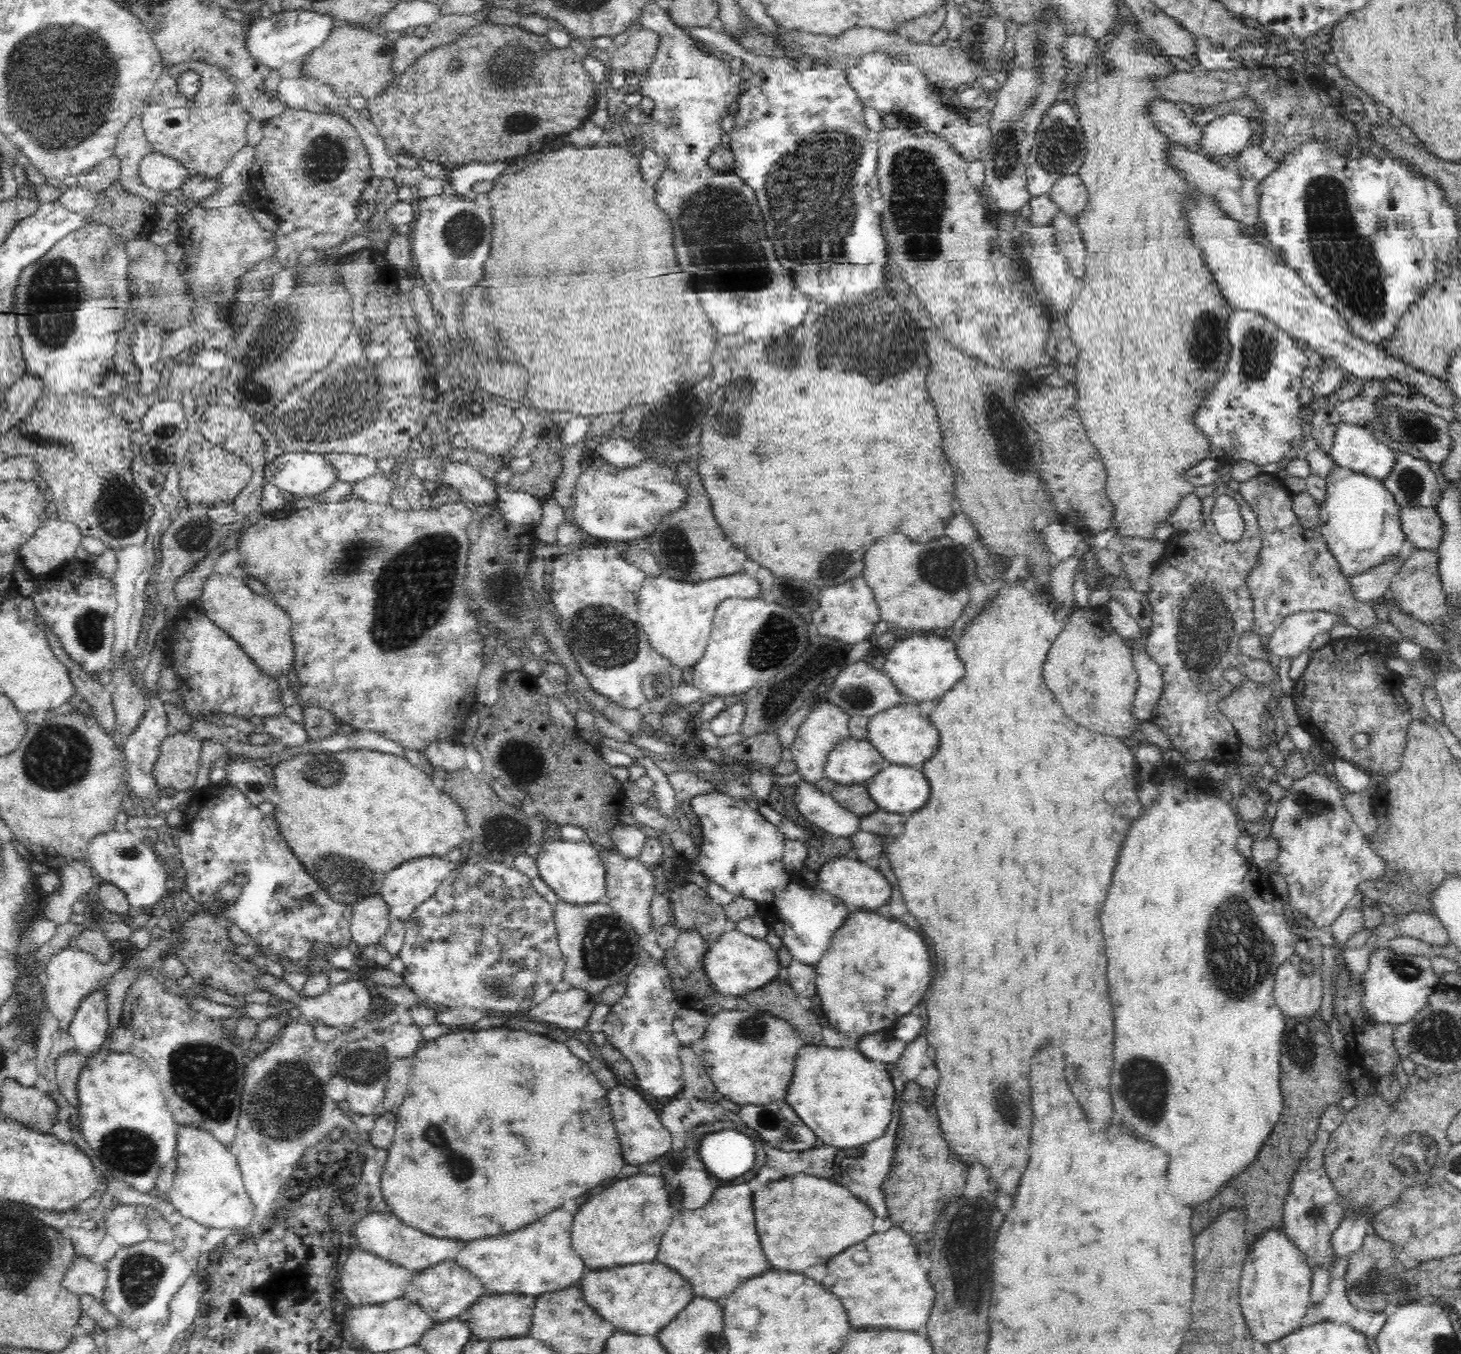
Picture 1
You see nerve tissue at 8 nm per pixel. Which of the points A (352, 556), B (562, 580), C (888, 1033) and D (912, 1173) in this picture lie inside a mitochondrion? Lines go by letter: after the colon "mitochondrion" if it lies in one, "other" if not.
A: mitochondrion
B: other
C: other
D: other

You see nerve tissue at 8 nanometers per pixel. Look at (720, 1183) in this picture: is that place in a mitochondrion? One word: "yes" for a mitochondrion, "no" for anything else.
no

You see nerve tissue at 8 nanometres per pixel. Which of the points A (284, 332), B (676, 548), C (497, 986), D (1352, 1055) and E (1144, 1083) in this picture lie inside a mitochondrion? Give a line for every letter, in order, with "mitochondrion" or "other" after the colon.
A: mitochondrion
B: mitochondrion
C: mitochondrion
D: other
E: mitochondrion

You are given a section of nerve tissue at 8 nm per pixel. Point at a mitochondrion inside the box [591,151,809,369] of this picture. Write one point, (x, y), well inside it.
(704, 212)

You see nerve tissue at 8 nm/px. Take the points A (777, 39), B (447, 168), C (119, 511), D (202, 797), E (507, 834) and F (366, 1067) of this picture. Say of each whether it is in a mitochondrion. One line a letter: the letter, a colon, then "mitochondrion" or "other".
A: other
B: other
C: mitochondrion
D: other
E: mitochondrion
F: mitochondrion

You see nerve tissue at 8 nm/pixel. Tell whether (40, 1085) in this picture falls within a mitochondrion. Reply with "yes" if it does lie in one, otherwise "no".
no

